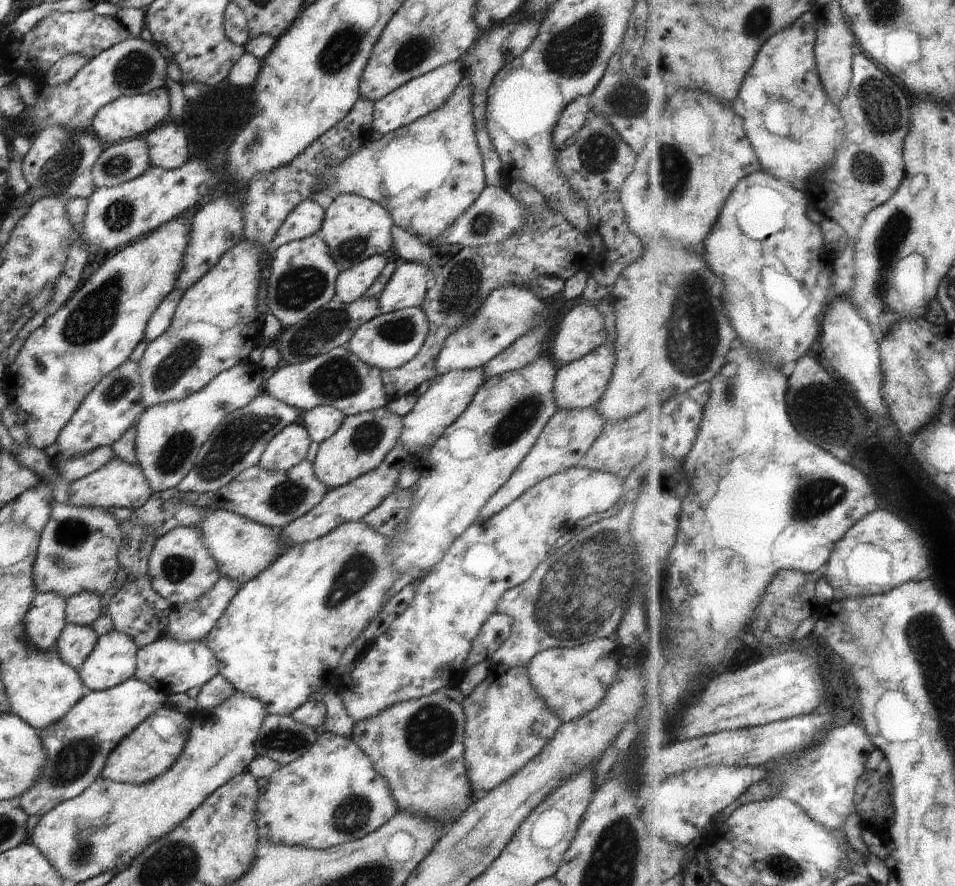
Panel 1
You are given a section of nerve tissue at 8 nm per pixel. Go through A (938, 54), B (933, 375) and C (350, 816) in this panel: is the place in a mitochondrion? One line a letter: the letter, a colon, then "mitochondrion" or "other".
A: other
B: other
C: mitochondrion

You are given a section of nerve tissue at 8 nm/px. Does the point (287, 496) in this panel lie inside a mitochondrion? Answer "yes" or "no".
yes

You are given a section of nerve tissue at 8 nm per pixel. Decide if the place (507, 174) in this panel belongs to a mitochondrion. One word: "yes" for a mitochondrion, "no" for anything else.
no

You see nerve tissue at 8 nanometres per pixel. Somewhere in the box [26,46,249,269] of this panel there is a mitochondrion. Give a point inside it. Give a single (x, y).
(133, 70)

